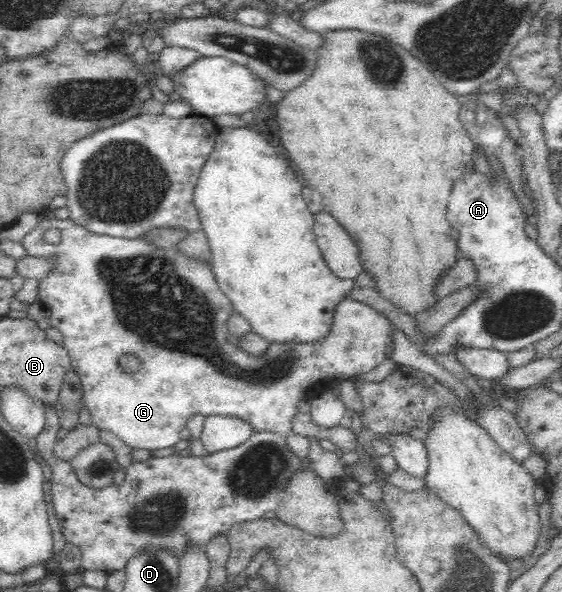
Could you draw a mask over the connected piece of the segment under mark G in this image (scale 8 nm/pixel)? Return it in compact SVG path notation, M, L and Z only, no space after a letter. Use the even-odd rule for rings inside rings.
M69 218L61 220L39 219L36 227L27 233L21 240L23 247L26 249L26 255L29 257L56 257L58 259L51 271L43 278L38 280L38 297L41 304L45 304L51 311L49 318L50 325L58 329L64 337L63 346L67 349L72 365L72 369L79 373L79 379L83 386L83 405L89 410L92 416L92 423L99 429L111 431L125 445L129 445L132 449L147 449L147 451L155 451L155 449L165 449L165 447L173 447L180 439L181 430L186 425L187 419L191 415L201 413L205 418L210 415L226 415L227 417L238 417L246 421L254 431L267 431L279 433L287 436L293 433L291 429L291 421L297 415L297 403L299 401L308 400L323 390L333 386L335 383L345 379L354 379L361 373L367 373L375 369L389 354L390 338L393 326L389 324L389 320L378 311L373 310L371 306L363 304L363 302L355 301L351 298L343 299L337 305L334 311L332 328L326 338L313 343L275 343L270 342L268 350L260 356L251 356L240 349L239 346L227 342L228 325L227 320L233 313L233 305L229 299L220 290L219 284L212 272L212 266L209 261L202 259L193 259L183 255L176 246L173 247L157 247L154 243L146 241L142 237L135 239L125 239L123 237L111 237L108 235L99 235L85 229L82 225L77 225ZM47 229L58 229L61 232L61 240L58 244L45 242L43 233ZM125 353L135 353L141 361L141 367L137 373L127 373L123 371L118 364L118 359Z

